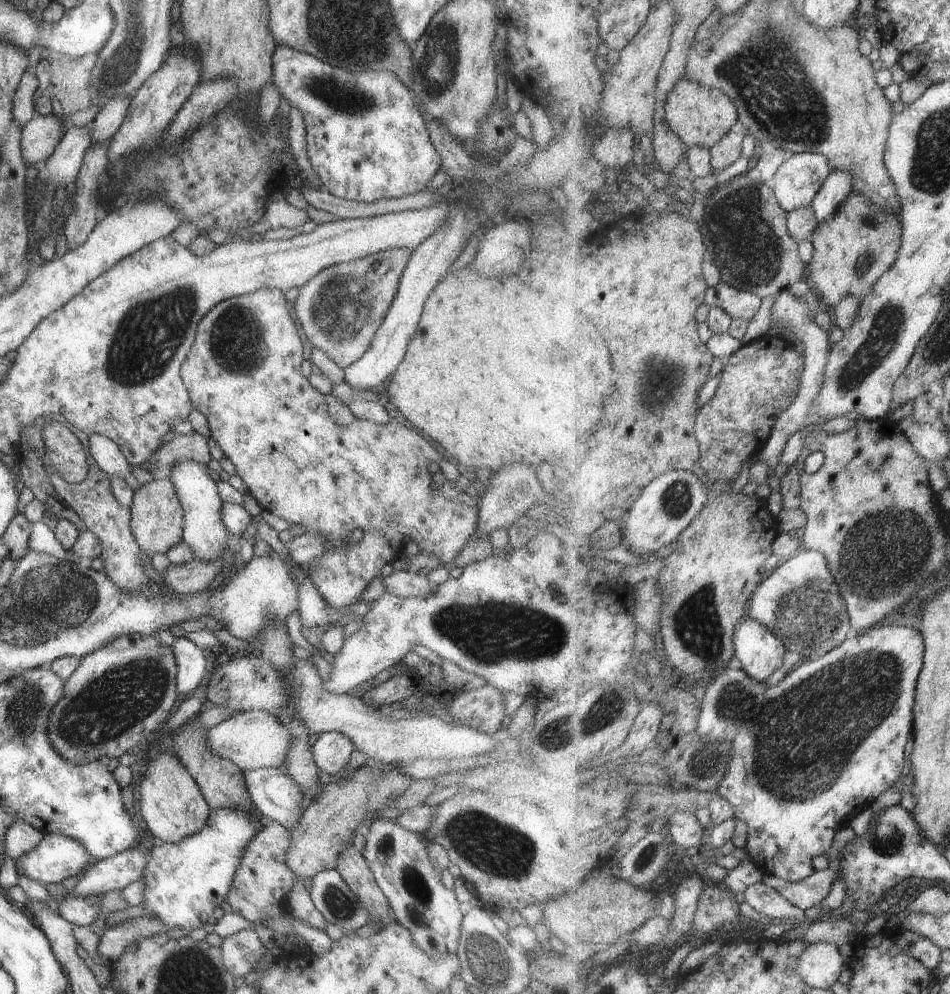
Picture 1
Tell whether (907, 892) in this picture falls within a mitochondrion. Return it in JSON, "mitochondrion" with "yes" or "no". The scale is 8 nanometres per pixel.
{"mitochondrion":"no"}

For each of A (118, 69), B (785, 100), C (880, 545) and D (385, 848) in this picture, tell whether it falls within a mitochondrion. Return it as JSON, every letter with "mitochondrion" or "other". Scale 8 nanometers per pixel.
{"A":"mitochondrion","B":"mitochondrion","C":"mitochondrion","D":"mitochondrion"}

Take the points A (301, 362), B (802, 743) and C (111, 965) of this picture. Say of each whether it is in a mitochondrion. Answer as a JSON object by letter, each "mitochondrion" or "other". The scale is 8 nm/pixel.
{"A":"other","B":"mitochondrion","C":"other"}

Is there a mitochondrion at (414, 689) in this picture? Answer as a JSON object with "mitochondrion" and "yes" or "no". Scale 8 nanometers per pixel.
{"mitochondrion":"no"}

